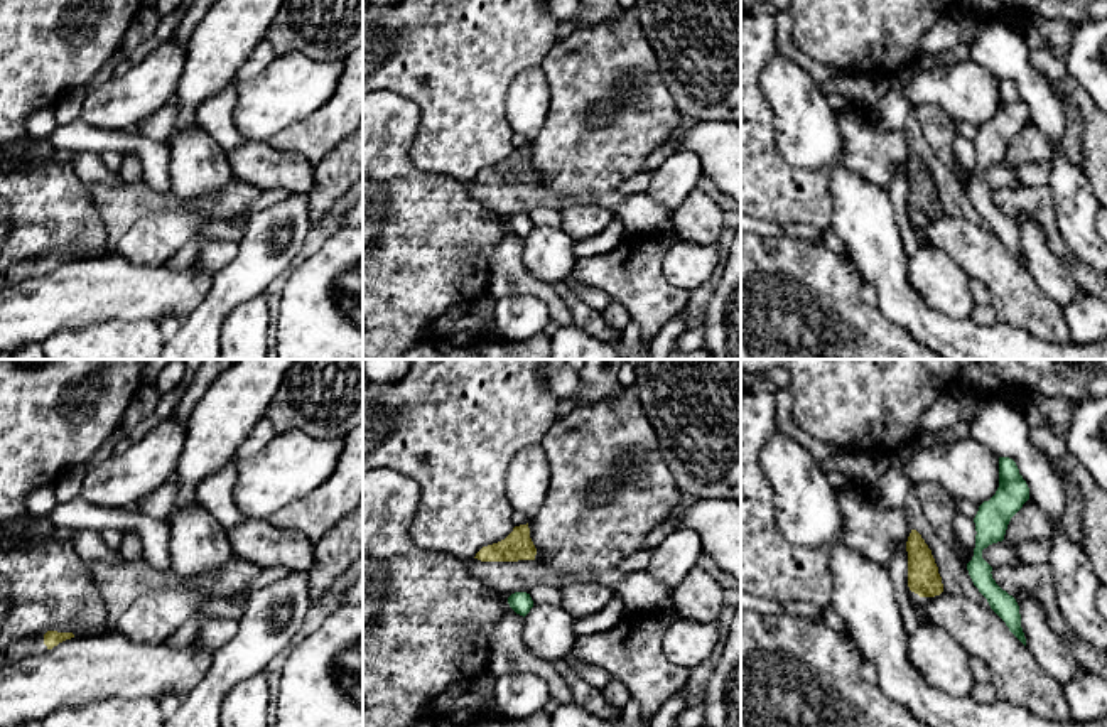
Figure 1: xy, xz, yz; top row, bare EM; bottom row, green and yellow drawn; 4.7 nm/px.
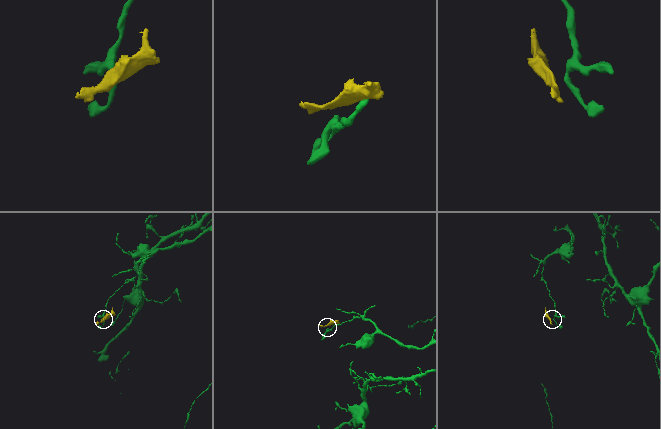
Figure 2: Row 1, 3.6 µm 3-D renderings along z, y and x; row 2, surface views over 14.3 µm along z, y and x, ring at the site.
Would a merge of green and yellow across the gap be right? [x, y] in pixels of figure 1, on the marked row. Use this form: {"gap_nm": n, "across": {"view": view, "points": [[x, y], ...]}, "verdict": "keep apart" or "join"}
{"gap_nm": 130, "across": {"view": "yz", "points": [[967, 569], [940, 577]]}, "verdict": "keep apart"}

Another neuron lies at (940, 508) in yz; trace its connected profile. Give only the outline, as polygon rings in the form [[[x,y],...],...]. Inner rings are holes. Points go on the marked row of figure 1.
[[[918,482],[915,494],[935,533],[955,547],[952,521],[957,514],[955,499],[937,482]]]

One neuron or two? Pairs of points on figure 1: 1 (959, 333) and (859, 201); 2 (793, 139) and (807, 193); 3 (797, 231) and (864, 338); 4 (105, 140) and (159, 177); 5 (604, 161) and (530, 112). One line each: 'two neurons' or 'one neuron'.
1: one neuron
2: two neurons
3: two neurons
4: one neuron
5: two neurons

